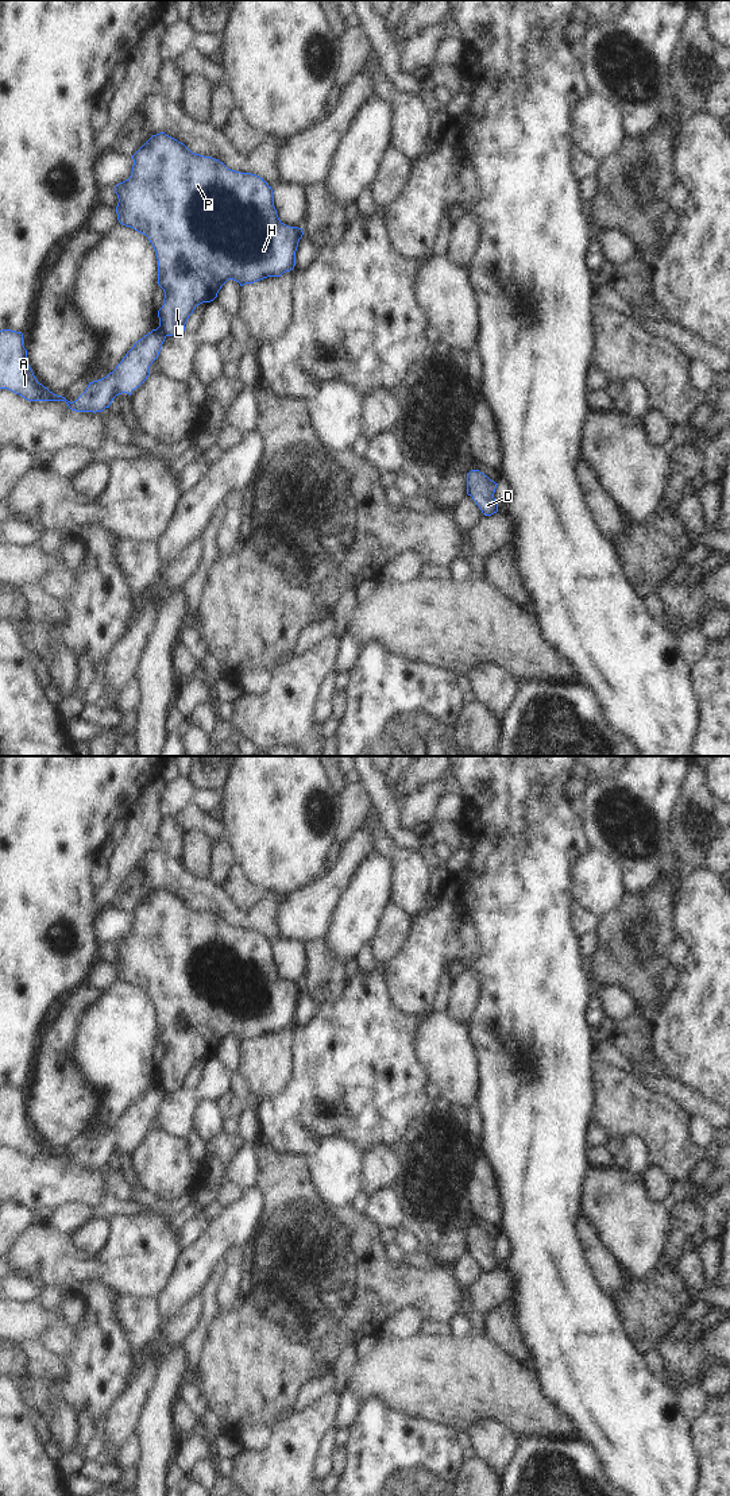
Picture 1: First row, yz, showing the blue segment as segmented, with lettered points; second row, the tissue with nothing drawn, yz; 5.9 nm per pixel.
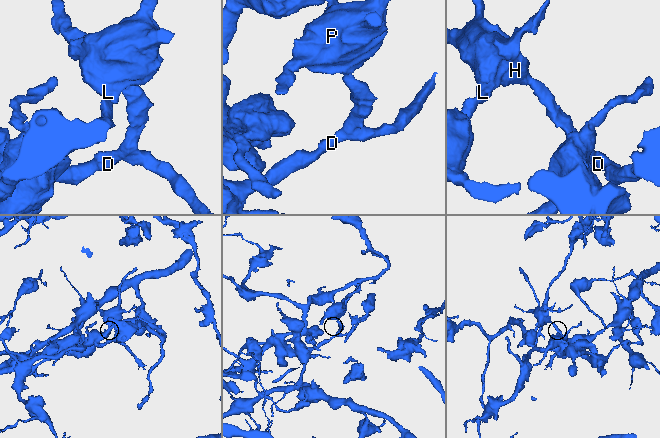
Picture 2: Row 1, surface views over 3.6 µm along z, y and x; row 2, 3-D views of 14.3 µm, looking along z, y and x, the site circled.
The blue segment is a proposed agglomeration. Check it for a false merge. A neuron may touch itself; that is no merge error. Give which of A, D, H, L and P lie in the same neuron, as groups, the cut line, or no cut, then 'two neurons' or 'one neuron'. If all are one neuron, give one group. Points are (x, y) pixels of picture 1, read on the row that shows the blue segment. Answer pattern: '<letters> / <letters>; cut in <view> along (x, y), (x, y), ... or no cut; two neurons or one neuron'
A / D H L P; cut in yz along (159, 326), (166, 335); two neurons

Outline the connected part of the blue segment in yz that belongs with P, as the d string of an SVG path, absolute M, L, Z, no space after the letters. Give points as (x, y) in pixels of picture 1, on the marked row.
M165 132L152 135L132 159L130 178L115 186L119 198L116 213L120 224L146 235L155 250L158 285L165 292L158 317L166 336L184 332L196 306L213 301L228 279L243 286L267 277L281 277L294 269L296 251L304 235L302 228L289 227L279 220L273 189L263 178L231 170L212 157L194 154Z

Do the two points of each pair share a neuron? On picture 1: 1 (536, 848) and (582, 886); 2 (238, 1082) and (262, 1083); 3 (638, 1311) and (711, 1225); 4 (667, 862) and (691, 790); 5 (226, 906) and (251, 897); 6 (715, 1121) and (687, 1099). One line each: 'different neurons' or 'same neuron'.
1: different neurons
2: different neurons
3: same neuron
4: different neurons
5: different neurons
6: same neuron

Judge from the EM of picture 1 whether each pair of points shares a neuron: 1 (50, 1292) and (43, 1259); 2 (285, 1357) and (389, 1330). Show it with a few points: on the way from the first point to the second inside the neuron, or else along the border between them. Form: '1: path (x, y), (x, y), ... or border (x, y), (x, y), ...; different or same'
1: border (42, 1286), (58, 1286), (61, 1288); different
2: border (405, 1308), (400, 1310), (385, 1325), (382, 1336); different

